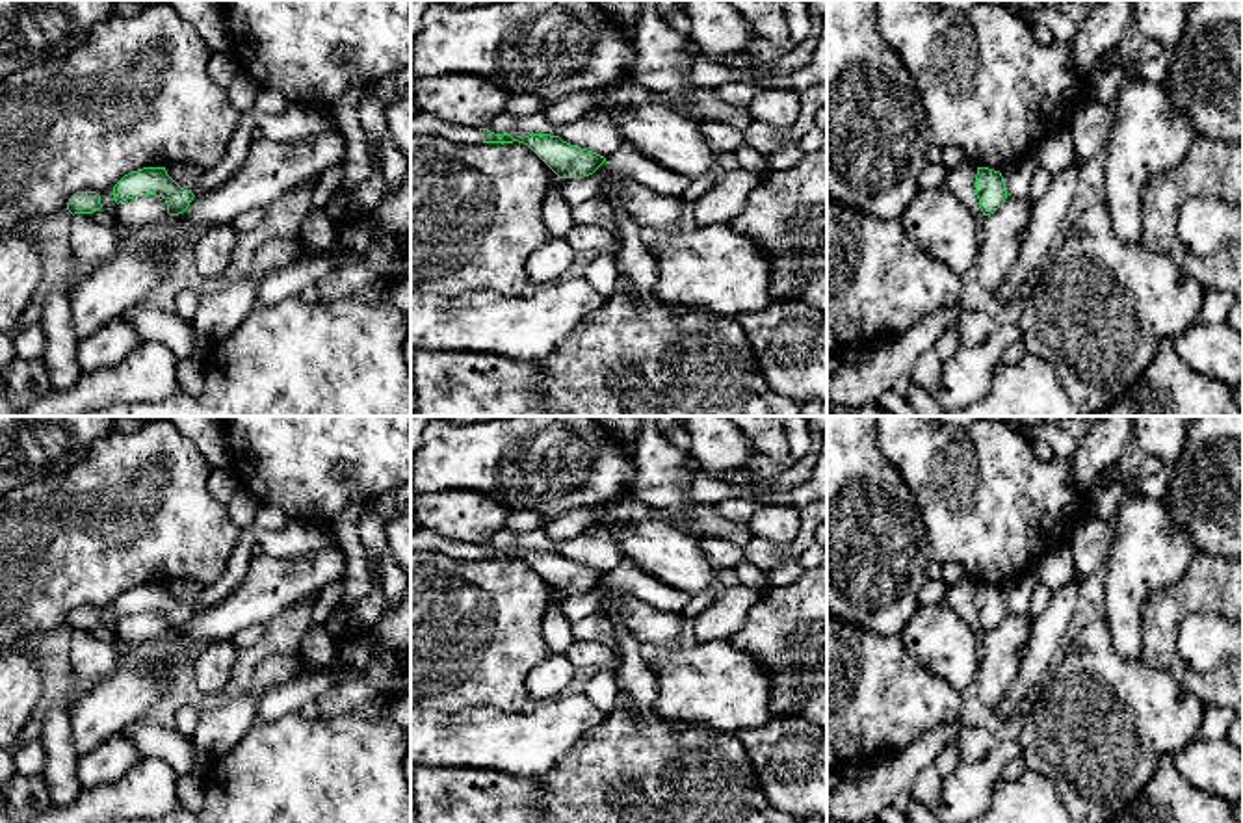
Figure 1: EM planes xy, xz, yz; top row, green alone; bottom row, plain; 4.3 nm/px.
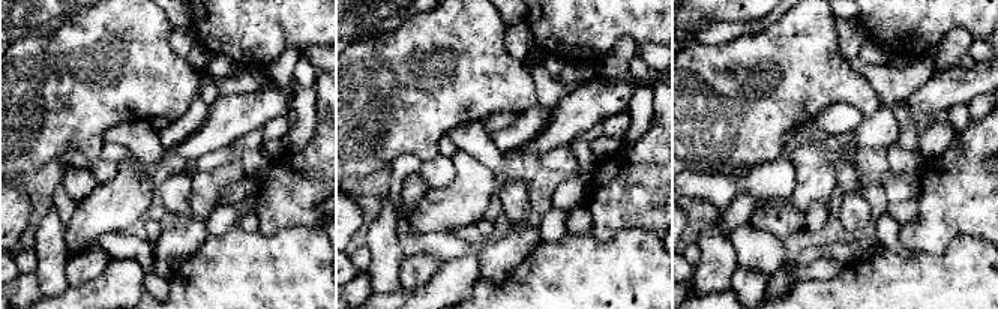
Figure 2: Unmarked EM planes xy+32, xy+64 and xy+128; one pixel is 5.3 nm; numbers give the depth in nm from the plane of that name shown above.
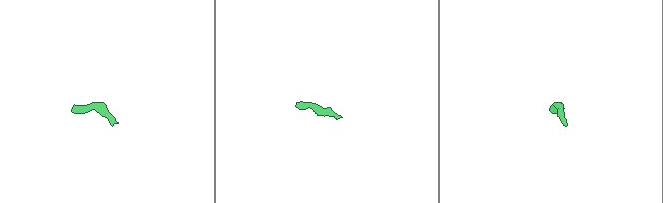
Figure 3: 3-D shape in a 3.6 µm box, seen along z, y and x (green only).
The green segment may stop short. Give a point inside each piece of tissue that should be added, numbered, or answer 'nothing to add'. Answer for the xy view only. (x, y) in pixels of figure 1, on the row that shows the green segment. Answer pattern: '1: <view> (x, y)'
nothing to add

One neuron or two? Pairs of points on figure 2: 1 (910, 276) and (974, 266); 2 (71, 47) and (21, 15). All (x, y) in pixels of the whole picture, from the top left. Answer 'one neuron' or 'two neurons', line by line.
1: one neuron
2: two neurons

